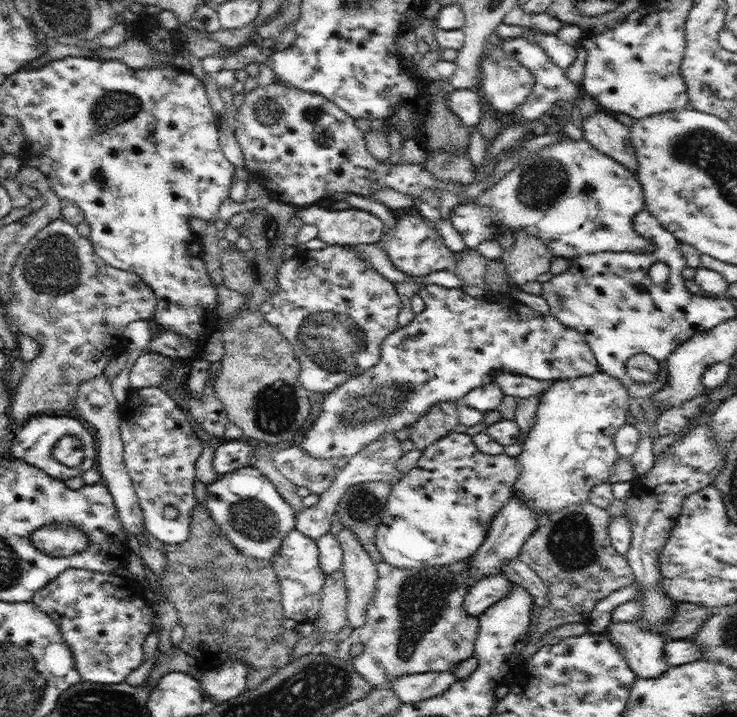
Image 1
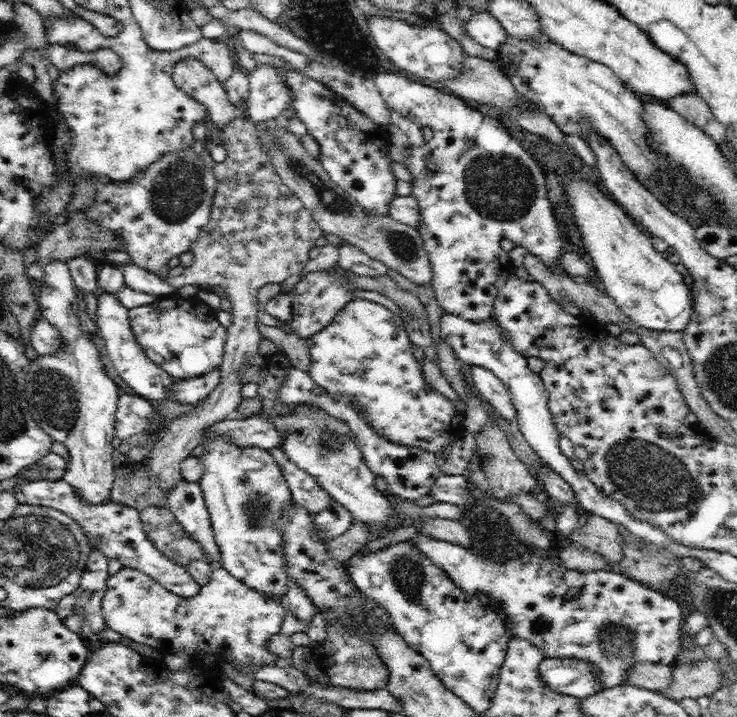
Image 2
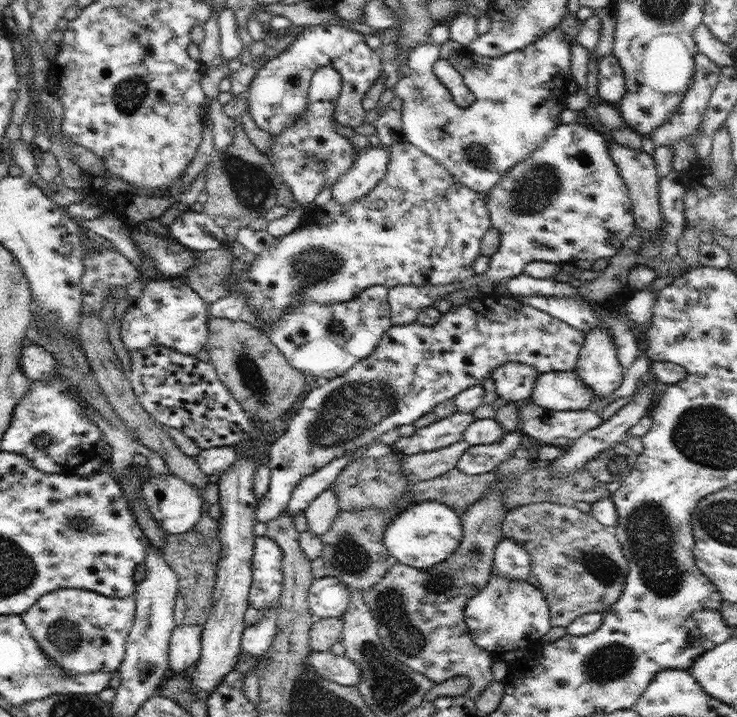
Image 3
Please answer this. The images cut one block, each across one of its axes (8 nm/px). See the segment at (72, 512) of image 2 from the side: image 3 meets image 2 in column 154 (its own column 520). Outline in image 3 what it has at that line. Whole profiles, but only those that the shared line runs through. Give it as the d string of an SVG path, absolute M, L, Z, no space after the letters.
M502 539L495 548L493 574L526 580L531 573L531 558L515 540Z

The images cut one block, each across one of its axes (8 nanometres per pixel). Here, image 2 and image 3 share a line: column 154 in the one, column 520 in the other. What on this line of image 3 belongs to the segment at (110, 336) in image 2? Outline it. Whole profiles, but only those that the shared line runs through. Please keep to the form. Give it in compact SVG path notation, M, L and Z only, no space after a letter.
M505 362L491 372L497 396L509 402L530 399L539 372L521 362Z

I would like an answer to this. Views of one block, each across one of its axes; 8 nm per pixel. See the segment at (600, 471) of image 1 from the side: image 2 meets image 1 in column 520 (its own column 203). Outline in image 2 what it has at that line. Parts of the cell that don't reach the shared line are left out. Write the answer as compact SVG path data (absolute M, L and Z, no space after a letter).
M224 435L205 439L203 445L205 451L199 459L202 461L204 472L198 483L210 513L212 530L221 554L221 564L247 587L281 601L284 599L289 580L285 569L286 559L280 522L284 508L288 508L293 500L281 468L270 451L258 447L239 447L236 443L228 441Z

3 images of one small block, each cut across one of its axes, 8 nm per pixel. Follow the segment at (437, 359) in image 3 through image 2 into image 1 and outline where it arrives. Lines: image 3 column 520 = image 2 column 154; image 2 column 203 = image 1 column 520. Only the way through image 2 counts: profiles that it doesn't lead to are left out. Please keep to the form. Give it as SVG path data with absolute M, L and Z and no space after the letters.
M439 282L436 284L424 284L417 292L418 296L422 298L425 303L424 309L420 313L415 313L414 318L404 327L398 327L390 335L386 336L386 339L382 341L382 350L380 351L380 360L372 368L362 372L361 375L350 377L346 379L346 382L338 385L334 390L324 395L324 402L322 402L322 412L316 418L316 421L312 423L308 431L303 431L302 434L296 439L297 444L302 451L308 452L308 456L314 456L320 459L335 460L341 456L350 457L357 452L360 452L366 446L376 442L378 436L386 434L386 432L398 432L406 426L418 422L422 416L428 413L428 410L436 404L442 403L444 400L460 400L464 398L468 392L474 390L474 388L480 388L488 383L494 381L494 376L498 372L512 372L512 374L520 374L530 376L530 378L538 379L551 383L554 381L560 381L564 379L573 379L579 376L590 375L596 371L600 371L598 366L598 360L596 360L592 349L588 346L586 339L574 328L567 327L562 324L562 321L556 319L550 313L542 315L538 311L524 305L522 301L512 298L508 292L495 292L490 294L486 291L484 299L478 300L468 295L462 290L462 287L458 288L446 288L440 286Z

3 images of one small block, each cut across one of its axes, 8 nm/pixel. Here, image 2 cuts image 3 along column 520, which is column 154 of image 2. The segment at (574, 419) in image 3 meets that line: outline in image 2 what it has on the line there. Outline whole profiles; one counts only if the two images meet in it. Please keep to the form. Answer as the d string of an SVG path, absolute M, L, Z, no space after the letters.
M138 393L119 396L115 413L115 438L128 440L134 434L159 431L154 421L157 409L153 402Z

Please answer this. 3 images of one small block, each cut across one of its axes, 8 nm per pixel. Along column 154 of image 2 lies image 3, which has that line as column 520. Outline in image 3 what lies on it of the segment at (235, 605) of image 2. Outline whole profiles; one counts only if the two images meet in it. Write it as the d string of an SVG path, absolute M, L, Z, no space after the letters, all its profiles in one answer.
M490 575L488 584L466 604L466 625L474 644L492 655L524 649L530 642L537 642L552 628L550 607L542 589L526 580L509 576Z

